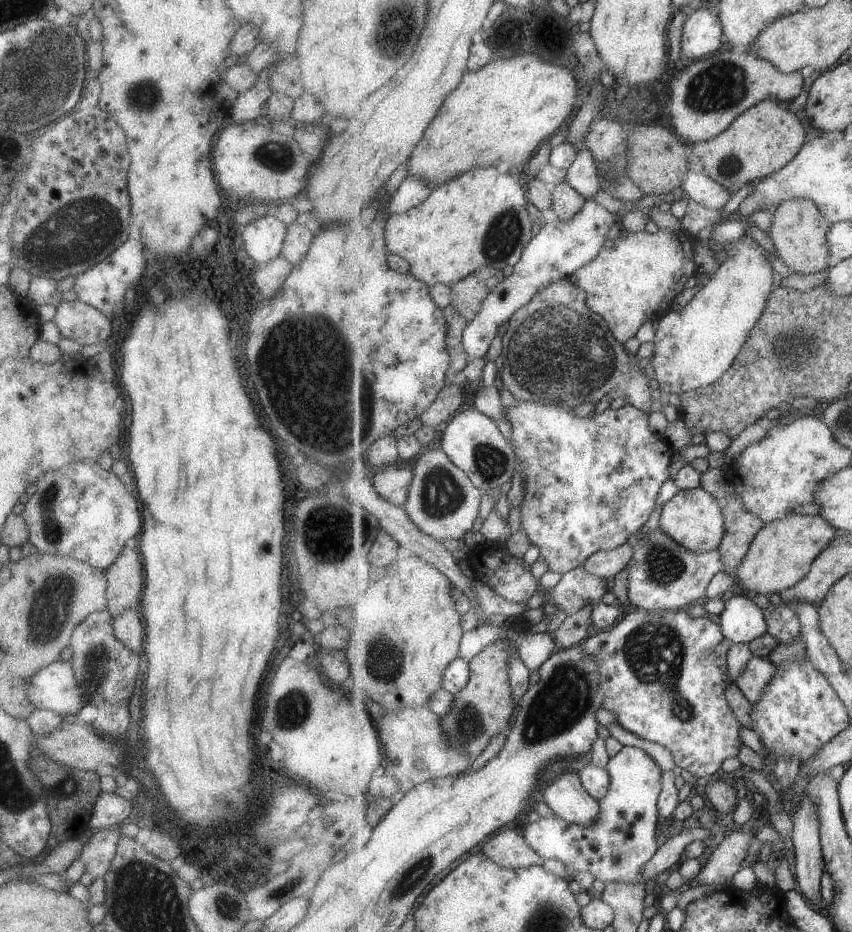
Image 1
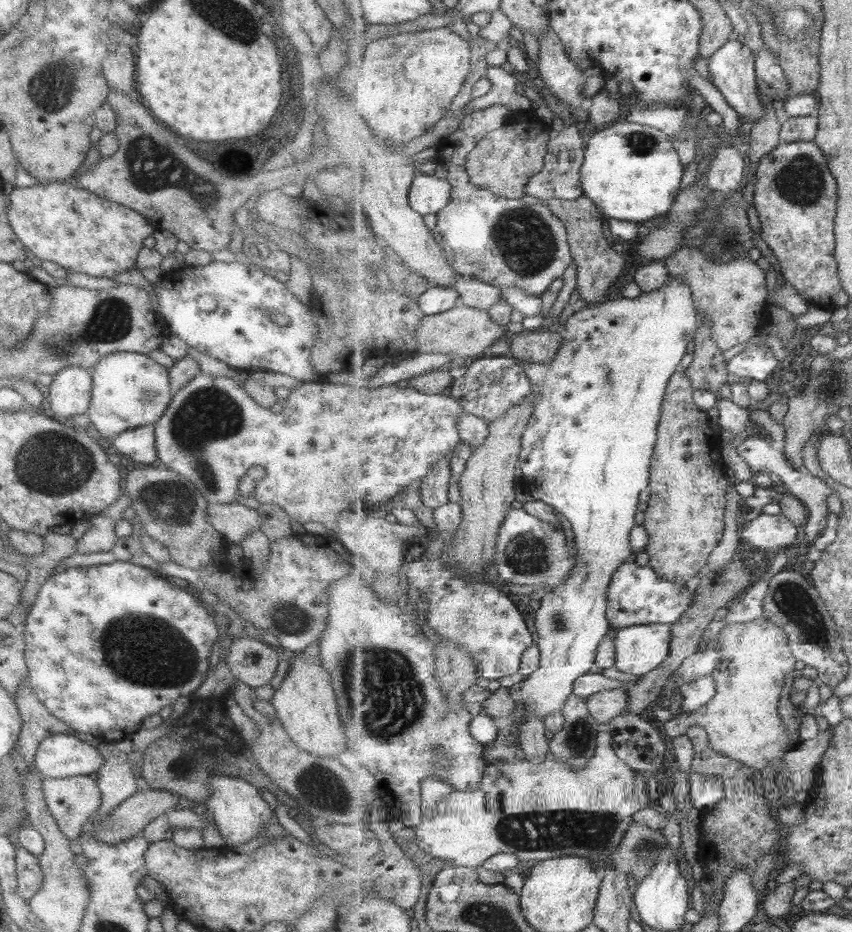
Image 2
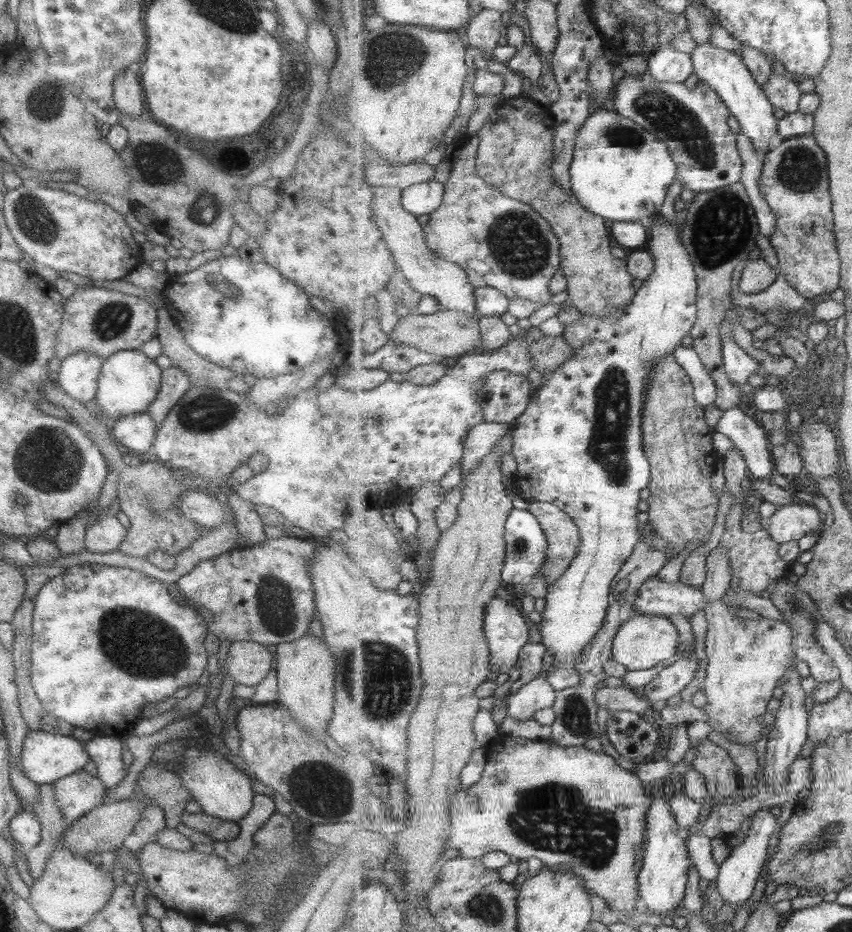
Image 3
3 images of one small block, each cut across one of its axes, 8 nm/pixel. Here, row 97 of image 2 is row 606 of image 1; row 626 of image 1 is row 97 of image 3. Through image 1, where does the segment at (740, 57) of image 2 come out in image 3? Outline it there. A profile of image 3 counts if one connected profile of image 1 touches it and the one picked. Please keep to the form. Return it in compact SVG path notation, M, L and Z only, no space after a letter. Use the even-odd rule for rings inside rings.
M711 42L697 44L692 50L694 72L700 82L709 83L726 102L736 117L743 136L752 140L758 153L765 155L778 140L778 119L773 114L774 106L767 94L744 65L739 53L716 47Z

